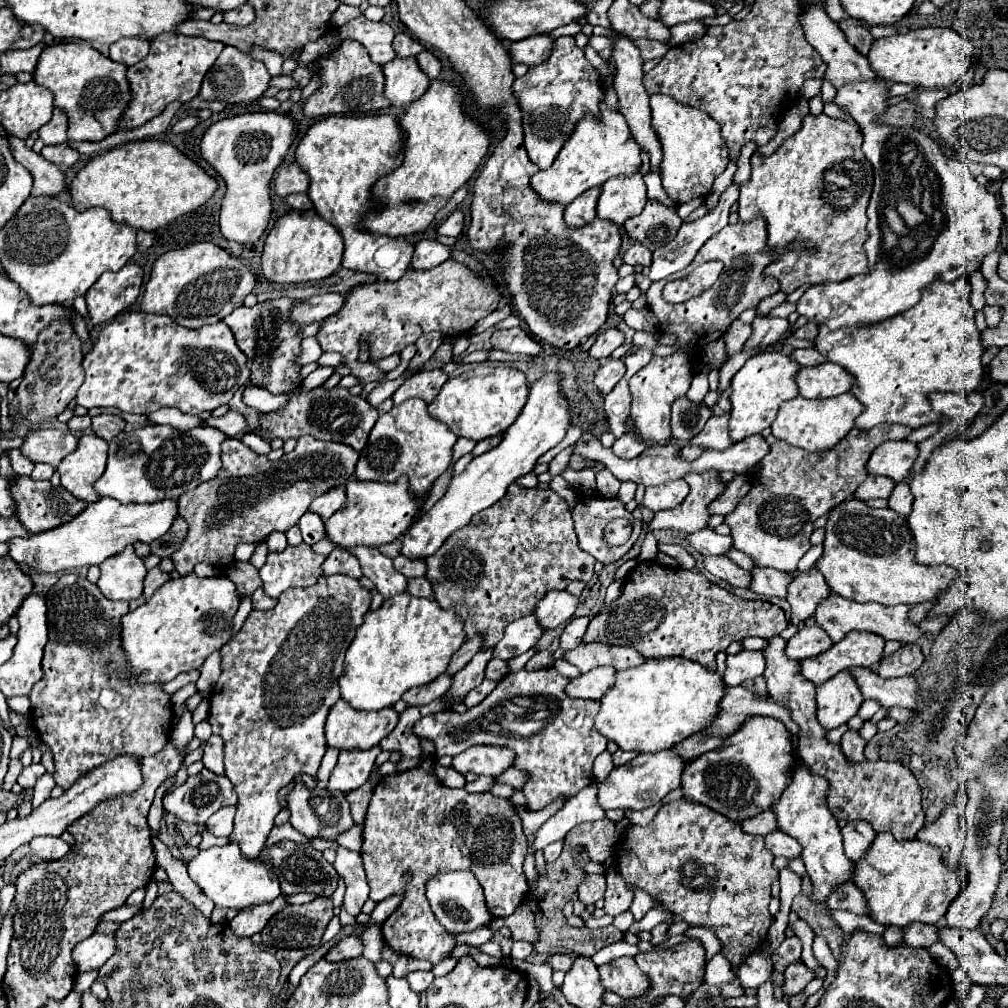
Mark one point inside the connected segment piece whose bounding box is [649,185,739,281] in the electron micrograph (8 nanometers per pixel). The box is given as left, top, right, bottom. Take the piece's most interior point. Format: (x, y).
(674, 256)

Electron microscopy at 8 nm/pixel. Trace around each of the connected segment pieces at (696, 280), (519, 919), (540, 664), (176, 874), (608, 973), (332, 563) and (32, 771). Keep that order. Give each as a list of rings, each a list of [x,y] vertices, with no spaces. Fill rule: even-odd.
[[[708,261],[699,265],[699,267],[695,267],[685,277],[675,279],[671,283],[671,287],[665,287],[663,299],[669,301],[669,303],[683,303],[698,296],[715,283],[721,269],[723,269],[721,261]]]
[[[525,902],[512,915],[507,918],[493,919],[489,926],[493,932],[498,931],[501,927],[508,927],[514,932],[513,939],[515,941],[535,943],[537,935],[539,935],[539,929],[535,927],[535,921],[533,921],[533,911],[529,909],[529,905]]]
[[[548,650],[537,652],[525,665],[528,671],[539,670],[547,668],[554,663],[553,653]]]
[[[151,837],[153,841],[153,849],[155,849],[155,855],[157,855],[157,865],[163,867],[169,875],[169,881],[173,885],[173,891],[181,893],[187,901],[191,901],[203,915],[211,915],[213,911],[213,903],[207,895],[203,895],[203,891],[191,881],[191,877],[187,875],[187,865],[179,859],[173,859],[169,849],[161,843],[159,837]]]
[[[621,957],[599,967],[601,985],[623,999],[635,999],[649,991],[649,977],[637,967],[633,957]]]
[[[337,547],[323,563],[323,575],[333,575],[333,573],[343,573],[343,575],[349,575],[355,579],[359,579],[363,575],[359,561],[351,553],[343,551],[341,547]]]
[[[33,763],[29,767],[23,769],[23,773],[17,777],[17,783],[25,789],[25,787],[33,787],[35,781],[45,773],[45,767],[41,763]]]

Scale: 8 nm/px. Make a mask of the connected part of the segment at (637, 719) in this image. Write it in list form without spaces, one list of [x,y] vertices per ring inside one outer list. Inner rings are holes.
[[[683,657],[647,659],[641,667],[617,671],[615,687],[601,699],[595,727],[623,751],[659,753],[705,731],[719,713],[725,687],[727,685],[717,673],[707,671],[695,661]]]

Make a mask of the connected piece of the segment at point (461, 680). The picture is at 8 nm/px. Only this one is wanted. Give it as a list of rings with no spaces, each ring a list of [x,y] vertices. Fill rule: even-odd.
[[[489,647],[487,651],[479,651],[467,663],[467,667],[463,667],[461,671],[457,671],[453,675],[453,685],[451,685],[451,691],[447,691],[447,695],[463,699],[473,687],[481,685],[481,681],[485,677],[485,667],[487,667],[487,663],[489,663],[491,657],[493,657],[493,647]]]

